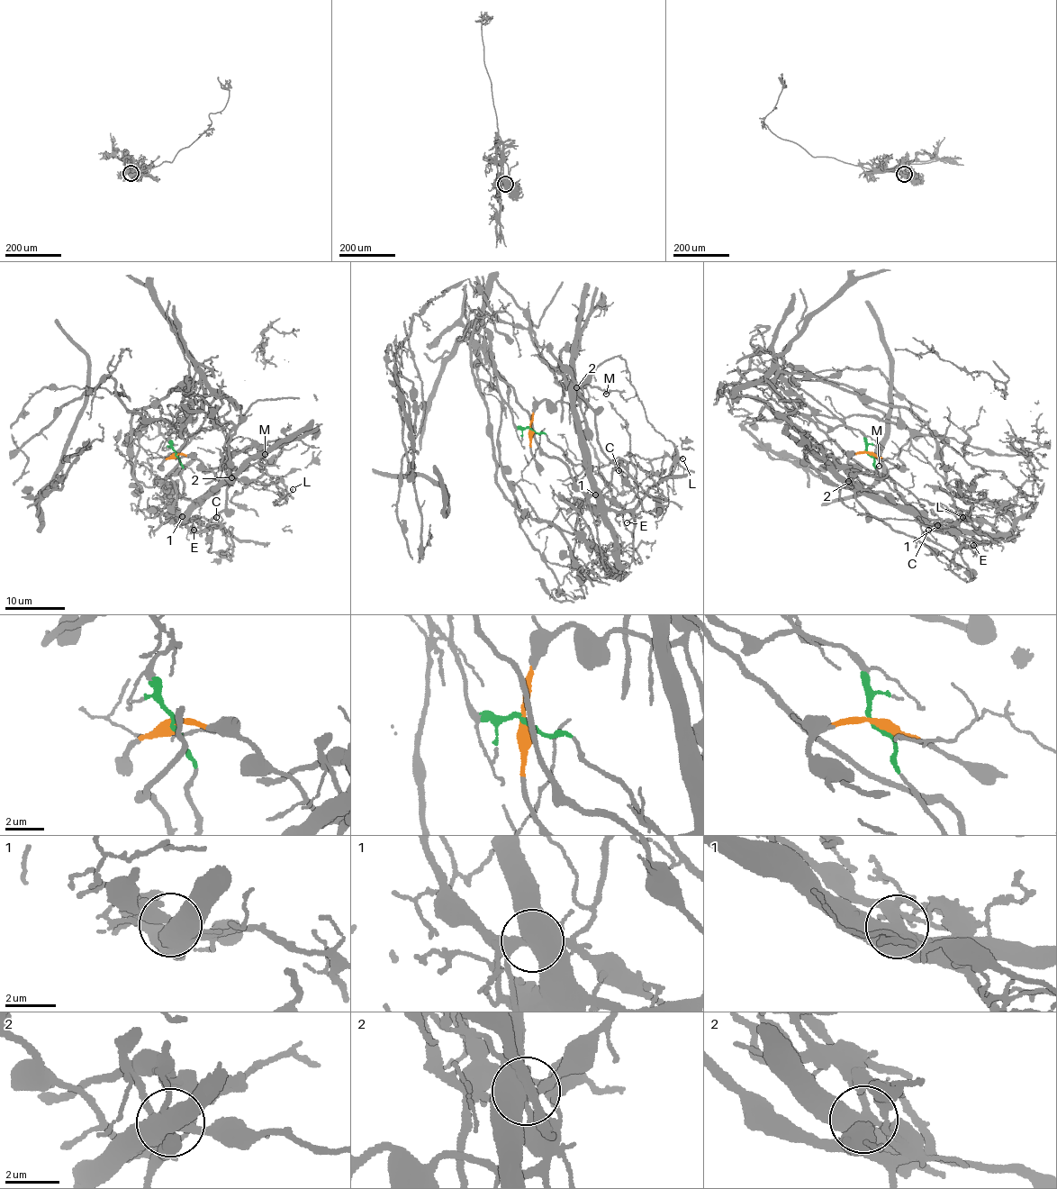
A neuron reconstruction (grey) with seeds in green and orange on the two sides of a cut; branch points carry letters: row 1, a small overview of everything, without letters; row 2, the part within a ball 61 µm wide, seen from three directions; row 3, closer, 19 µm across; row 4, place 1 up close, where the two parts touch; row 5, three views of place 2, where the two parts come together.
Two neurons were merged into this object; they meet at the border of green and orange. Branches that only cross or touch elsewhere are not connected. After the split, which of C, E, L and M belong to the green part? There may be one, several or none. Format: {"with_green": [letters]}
{"with_green": ["E"]}

